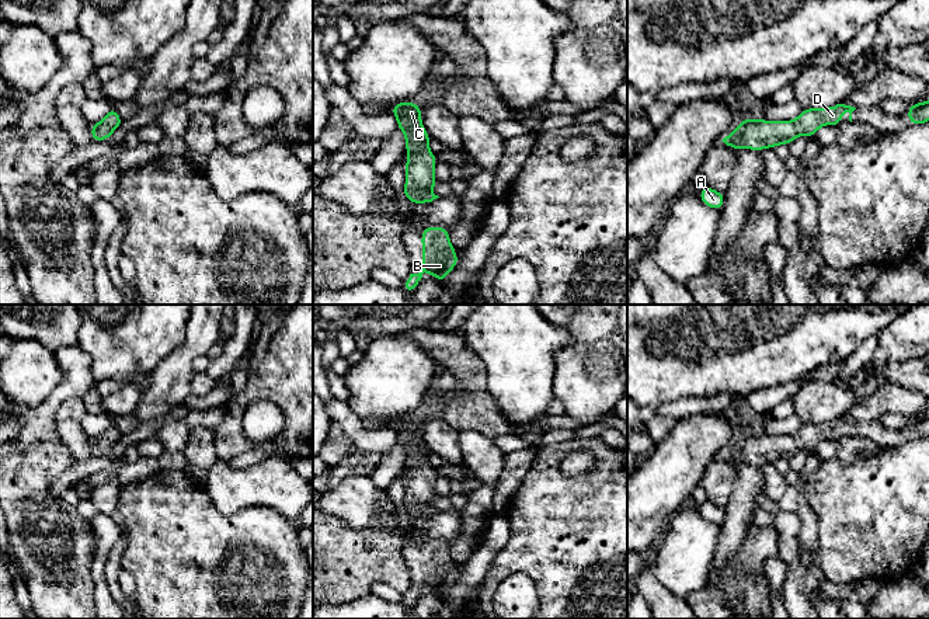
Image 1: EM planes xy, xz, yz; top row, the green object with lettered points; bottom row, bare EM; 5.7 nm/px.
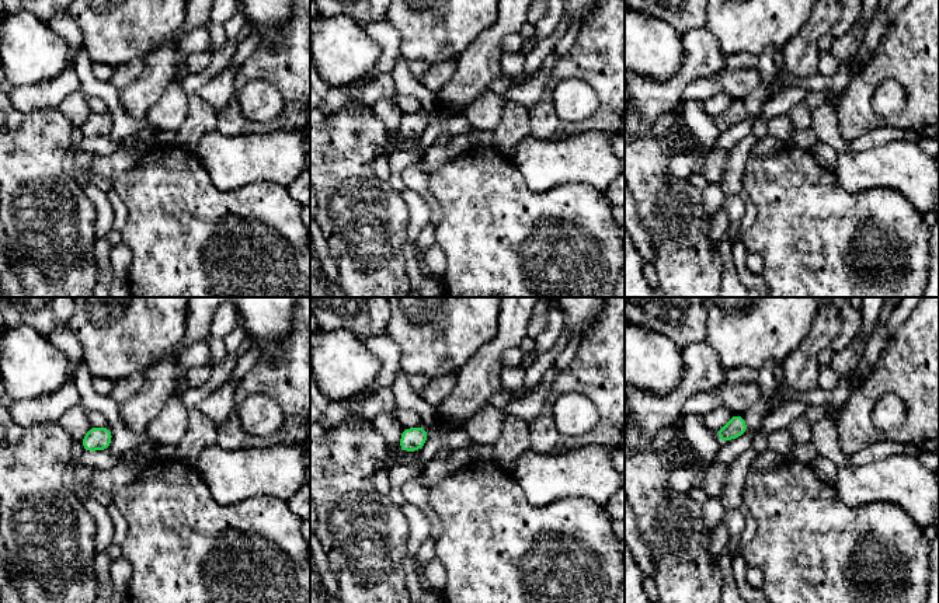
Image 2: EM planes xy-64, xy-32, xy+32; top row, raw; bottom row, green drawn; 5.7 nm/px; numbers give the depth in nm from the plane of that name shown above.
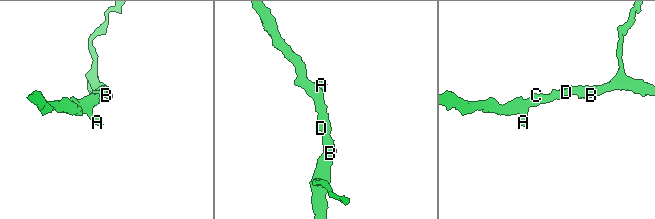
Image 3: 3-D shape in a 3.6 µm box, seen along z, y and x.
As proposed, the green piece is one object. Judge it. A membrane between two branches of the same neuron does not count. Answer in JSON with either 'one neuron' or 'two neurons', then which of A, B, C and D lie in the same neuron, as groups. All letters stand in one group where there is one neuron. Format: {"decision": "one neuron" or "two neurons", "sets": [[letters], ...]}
{"decision": "one neuron", "sets": [["A", "B", "C", "D"]]}

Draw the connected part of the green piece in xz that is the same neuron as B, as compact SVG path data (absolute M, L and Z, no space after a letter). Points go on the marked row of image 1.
M428 226L421 232L422 269L418 274L410 274L404 281L403 289L413 293L424 272L429 272L441 284L449 272L457 265L459 257L449 240L449 227Z

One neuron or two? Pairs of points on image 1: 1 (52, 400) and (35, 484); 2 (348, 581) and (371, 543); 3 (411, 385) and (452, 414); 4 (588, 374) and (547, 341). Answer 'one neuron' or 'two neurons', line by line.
1: one neuron
2: one neuron
3: two neurons
4: two neurons

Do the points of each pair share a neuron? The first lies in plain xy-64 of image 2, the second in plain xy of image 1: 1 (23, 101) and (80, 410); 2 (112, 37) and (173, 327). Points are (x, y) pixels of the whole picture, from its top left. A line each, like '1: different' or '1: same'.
1: same
2: same

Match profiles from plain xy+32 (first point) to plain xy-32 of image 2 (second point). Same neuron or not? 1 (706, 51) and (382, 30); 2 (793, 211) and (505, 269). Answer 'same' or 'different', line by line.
1: same
2: same

